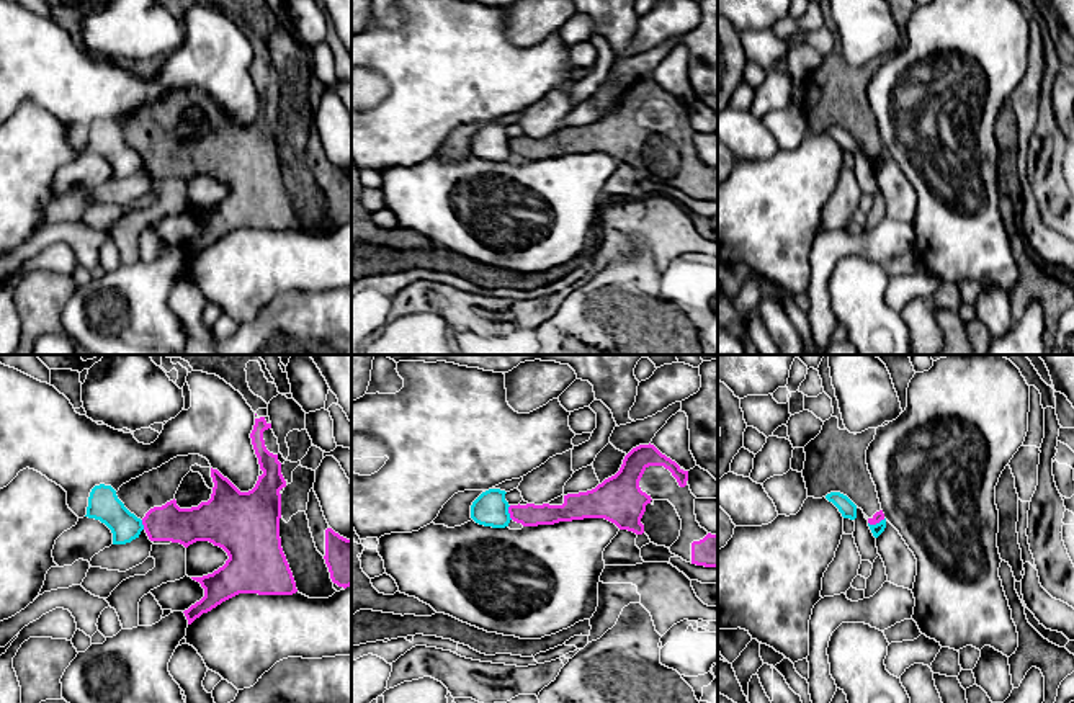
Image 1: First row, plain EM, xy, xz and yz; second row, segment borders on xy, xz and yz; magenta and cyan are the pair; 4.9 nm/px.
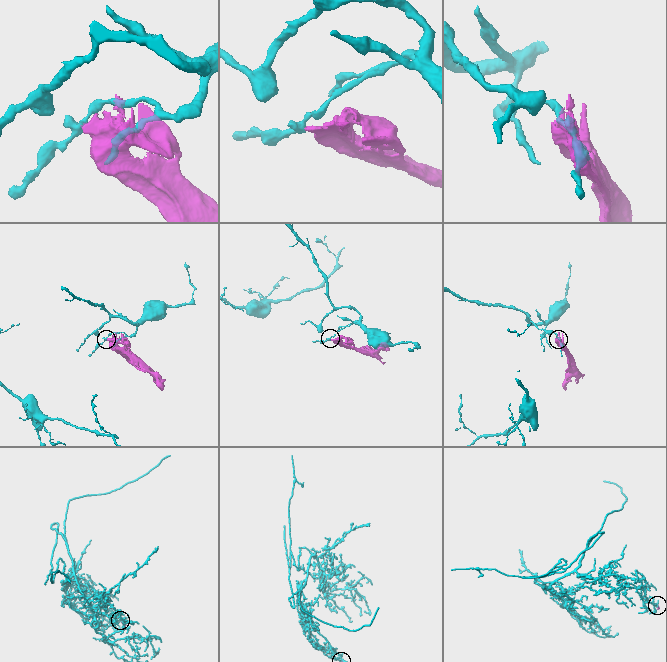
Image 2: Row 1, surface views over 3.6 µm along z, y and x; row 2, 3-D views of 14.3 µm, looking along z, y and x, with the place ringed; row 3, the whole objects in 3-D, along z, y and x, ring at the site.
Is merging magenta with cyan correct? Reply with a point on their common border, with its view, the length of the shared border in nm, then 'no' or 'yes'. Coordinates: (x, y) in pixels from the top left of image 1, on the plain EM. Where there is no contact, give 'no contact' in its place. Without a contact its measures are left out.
xz (509, 146) | 70 nm | no

